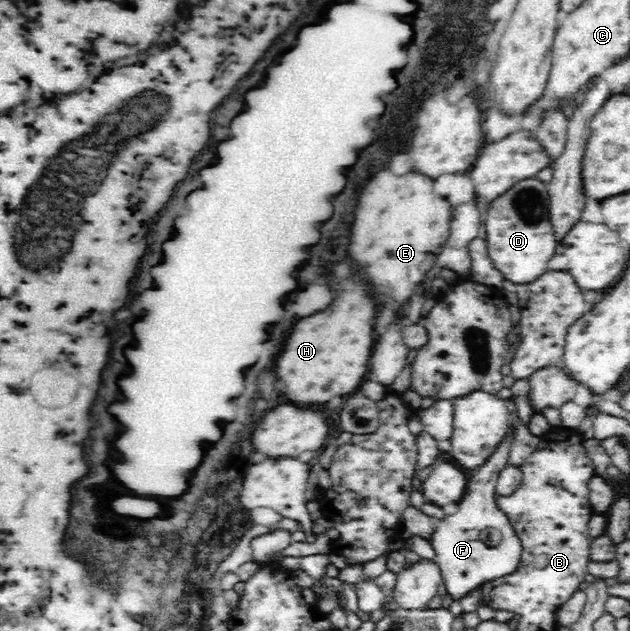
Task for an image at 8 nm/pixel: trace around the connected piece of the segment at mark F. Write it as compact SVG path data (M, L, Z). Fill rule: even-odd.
M513 430L497 452L488 458L484 466L468 476L467 489L462 500L450 511L440 514L435 529L431 532L431 543L436 551L435 560L440 565L444 586L452 600L462 600L476 587L508 576L518 570L522 562L522 541L510 523L510 519L496 504L496 484L500 471L508 464Z

